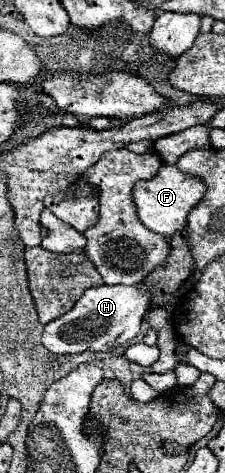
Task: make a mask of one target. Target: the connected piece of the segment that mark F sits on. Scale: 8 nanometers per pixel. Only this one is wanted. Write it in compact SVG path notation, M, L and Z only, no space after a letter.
M162 165L162 169L154 179L136 183L132 197L136 201L140 221L148 229L162 233L166 237L172 237L176 231L188 225L188 213L192 211L192 207L198 205L204 193L206 193L206 185L204 181L200 181L200 177L190 177L188 173L180 171L176 165Z

